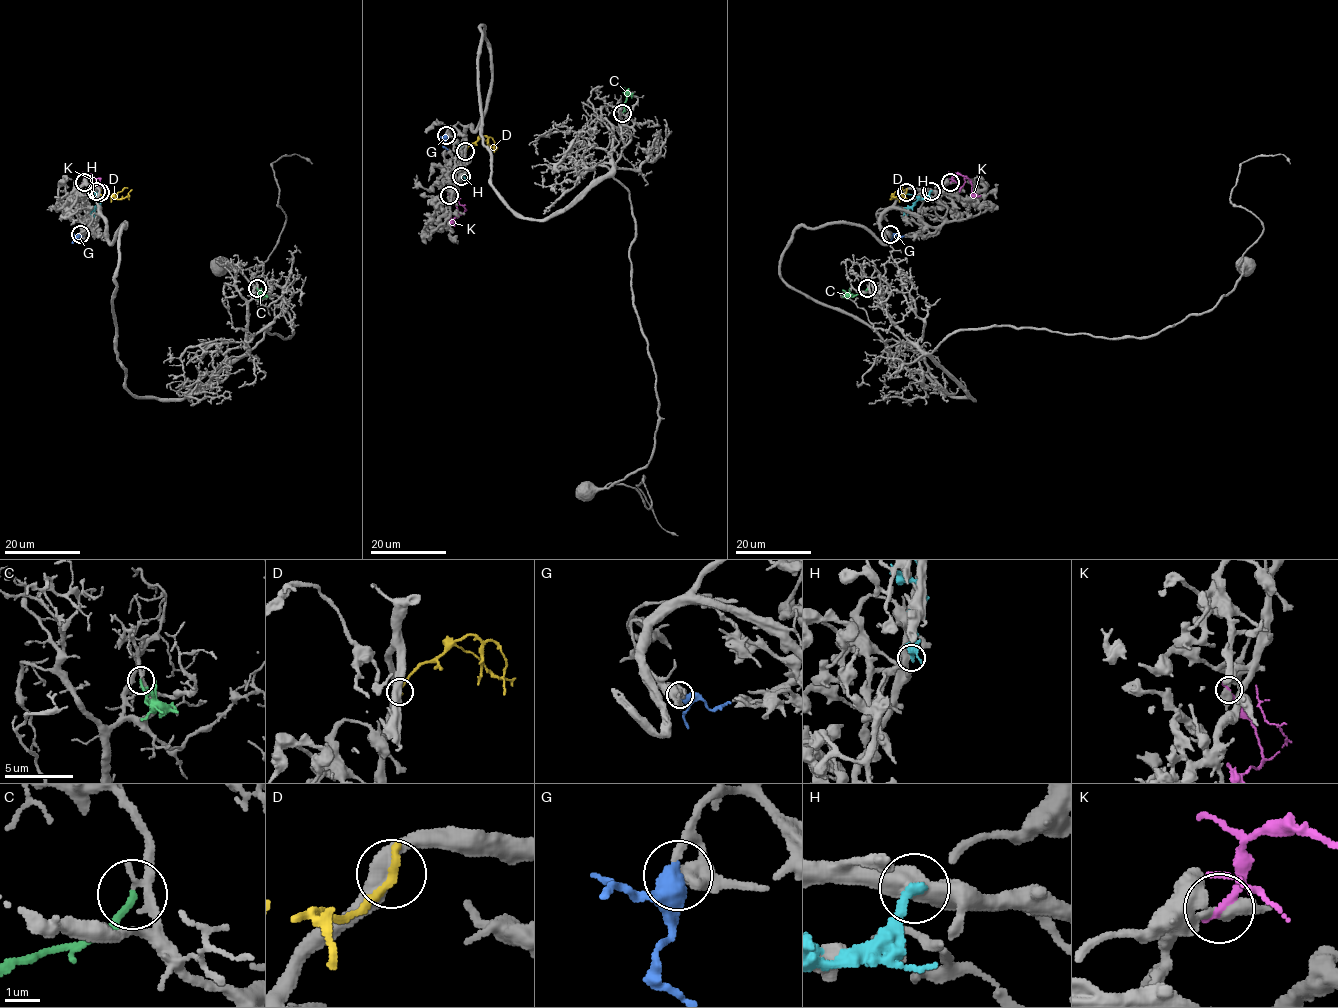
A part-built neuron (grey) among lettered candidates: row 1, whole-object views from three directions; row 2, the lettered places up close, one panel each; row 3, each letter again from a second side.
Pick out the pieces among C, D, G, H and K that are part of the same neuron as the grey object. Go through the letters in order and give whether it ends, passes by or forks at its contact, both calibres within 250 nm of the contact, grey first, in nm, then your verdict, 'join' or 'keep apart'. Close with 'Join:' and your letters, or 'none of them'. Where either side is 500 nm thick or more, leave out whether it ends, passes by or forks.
C: it ends; calibres 220 and 190 nm; keep apart
D: it ends; calibres 420 and 280 nm; keep apart
G: calibres 420 and 600 nm; join
H: calibres 500 and 280 nm; keep apart
K: it ends; calibres 400 and 240 nm; keep apart
Join: G

